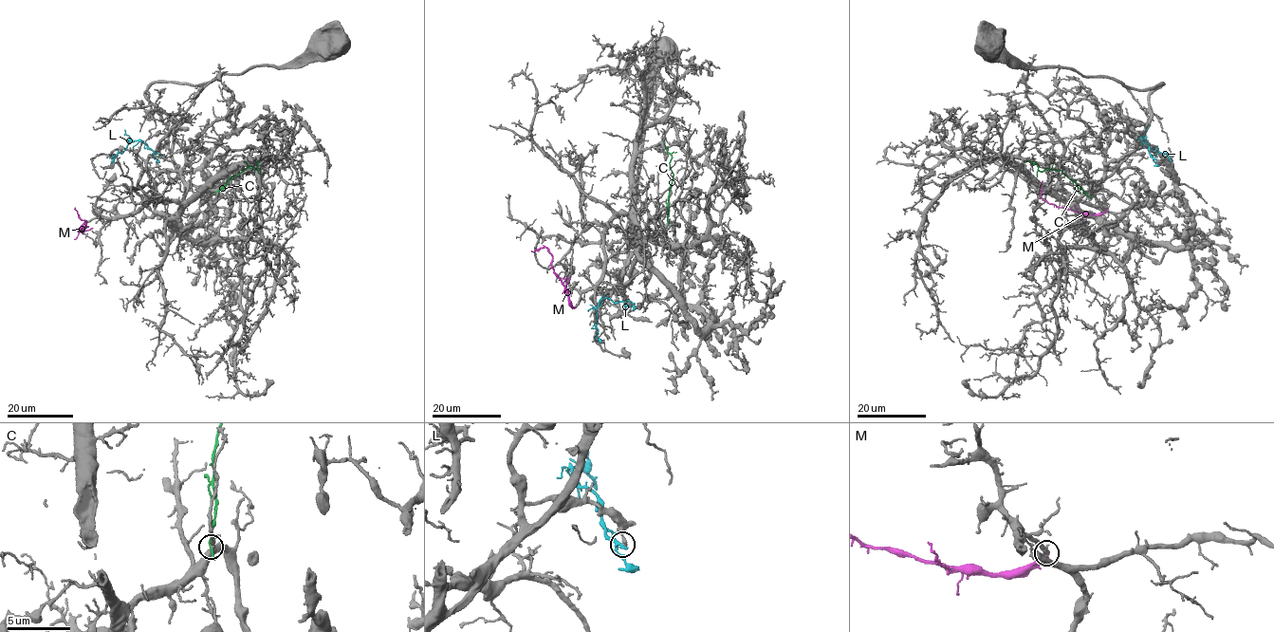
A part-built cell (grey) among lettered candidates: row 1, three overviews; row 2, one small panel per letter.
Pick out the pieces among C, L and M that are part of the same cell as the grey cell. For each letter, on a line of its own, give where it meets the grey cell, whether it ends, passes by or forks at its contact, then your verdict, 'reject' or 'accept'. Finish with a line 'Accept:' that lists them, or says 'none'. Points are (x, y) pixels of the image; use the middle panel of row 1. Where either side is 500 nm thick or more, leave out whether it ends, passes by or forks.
C: meets grey at (667, 222); it ends there; reject
L: meets grey at (632, 304); it ends there; reject
M: meets grey at (575, 307); it ends there; accept
Accept: M

